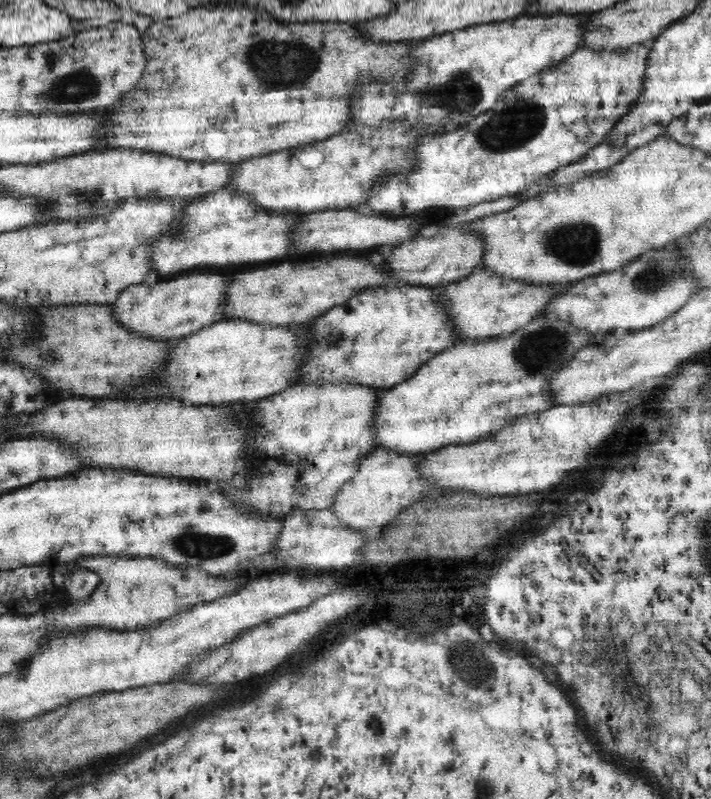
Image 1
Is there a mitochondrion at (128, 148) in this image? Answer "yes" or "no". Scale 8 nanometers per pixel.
no

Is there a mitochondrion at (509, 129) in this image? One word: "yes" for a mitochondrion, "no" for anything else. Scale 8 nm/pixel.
yes

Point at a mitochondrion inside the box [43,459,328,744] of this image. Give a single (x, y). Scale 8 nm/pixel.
(194, 545)

